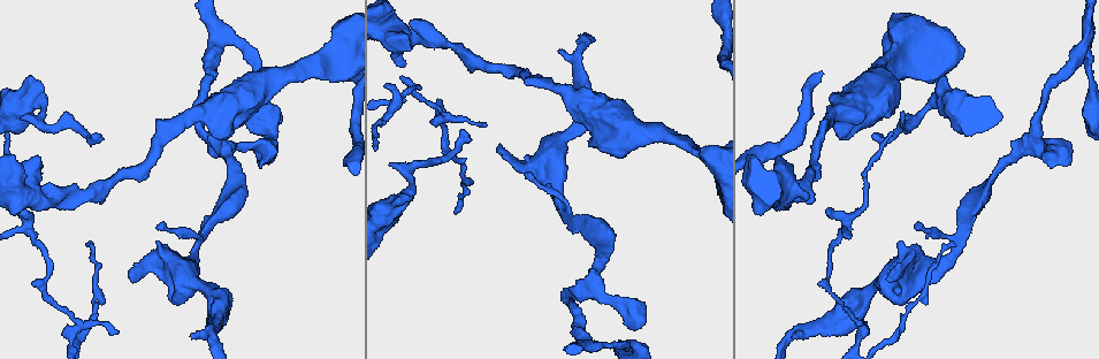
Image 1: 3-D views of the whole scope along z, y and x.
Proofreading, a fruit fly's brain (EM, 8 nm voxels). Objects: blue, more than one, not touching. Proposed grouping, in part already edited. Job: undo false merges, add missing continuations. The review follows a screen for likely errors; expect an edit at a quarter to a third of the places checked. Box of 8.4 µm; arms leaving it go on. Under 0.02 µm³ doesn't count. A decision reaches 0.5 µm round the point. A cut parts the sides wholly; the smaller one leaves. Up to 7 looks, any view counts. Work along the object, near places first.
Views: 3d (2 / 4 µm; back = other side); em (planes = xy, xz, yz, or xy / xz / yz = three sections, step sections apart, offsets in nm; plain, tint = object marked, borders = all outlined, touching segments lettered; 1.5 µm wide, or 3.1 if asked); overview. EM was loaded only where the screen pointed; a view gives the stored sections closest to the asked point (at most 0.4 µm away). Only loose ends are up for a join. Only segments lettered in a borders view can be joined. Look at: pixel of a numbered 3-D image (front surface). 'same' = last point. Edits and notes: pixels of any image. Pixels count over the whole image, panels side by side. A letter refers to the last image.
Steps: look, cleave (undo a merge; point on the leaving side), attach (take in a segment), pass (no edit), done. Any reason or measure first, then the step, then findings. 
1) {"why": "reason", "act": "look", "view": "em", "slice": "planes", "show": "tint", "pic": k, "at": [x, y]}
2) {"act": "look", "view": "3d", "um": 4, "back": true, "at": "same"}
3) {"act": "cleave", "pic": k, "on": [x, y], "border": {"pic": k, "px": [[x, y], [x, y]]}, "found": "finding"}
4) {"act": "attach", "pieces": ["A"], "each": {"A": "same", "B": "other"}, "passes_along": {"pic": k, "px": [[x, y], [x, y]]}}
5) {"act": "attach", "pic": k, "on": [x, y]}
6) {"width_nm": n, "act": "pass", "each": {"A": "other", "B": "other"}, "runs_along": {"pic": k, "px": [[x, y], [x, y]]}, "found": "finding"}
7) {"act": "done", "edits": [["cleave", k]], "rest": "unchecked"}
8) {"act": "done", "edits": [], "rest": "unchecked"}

{"why": "abrupt turn", "act": "look", "view": "em", "slice": "xz", "step": 4, "show": "borders", "pic": 1, "at": [828, 291]}

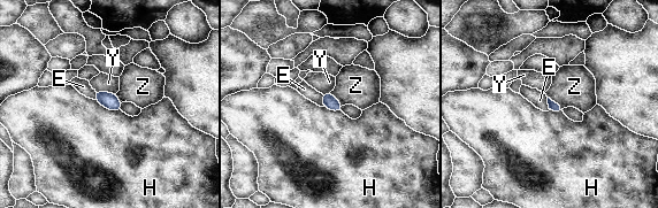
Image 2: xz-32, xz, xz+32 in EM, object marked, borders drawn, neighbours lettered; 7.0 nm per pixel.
{"width_nm": 70, "act": "pass", "each": {"E": "other", "H": "other", "Y": "other", "Z": "other"}, "border": {"pic": 2, "px": [[548, 97], [563, 108]]}, "found": "continuous, no second neuron"}

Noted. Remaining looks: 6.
{"act": "look", "view": "3d", "um": 4, "pic": 1, "at": [461, 130]}

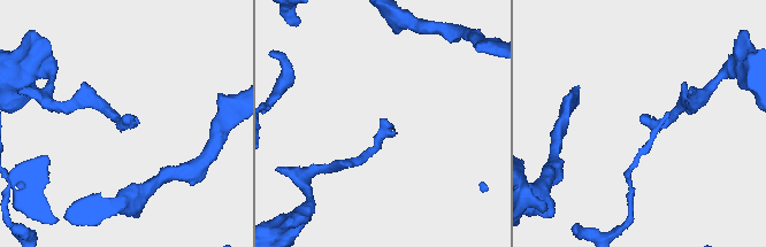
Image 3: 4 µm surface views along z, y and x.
{"act": "look", "view": "em", "slice": "xy", "step": 4, "show": "tint", "pic": 3, "at": [126, 117]}

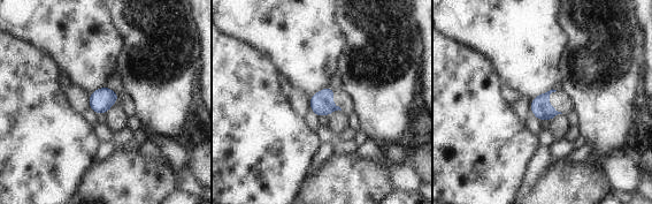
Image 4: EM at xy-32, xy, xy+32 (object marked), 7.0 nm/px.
{"why": "cut it another way", "act": "look", "view": "em", "slice": "planes", "show": "borders", "at": "same"}

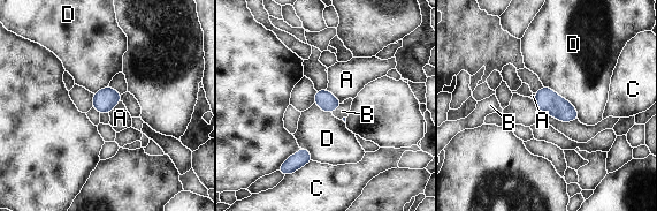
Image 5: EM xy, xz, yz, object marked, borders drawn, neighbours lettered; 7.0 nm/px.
{"width_nm": 140, "act": "attach", "pieces": ["B"], "each": {"A": "other", "B": "same", "C": "other", "D": "other"}, "passes_along": {"pic": 5, "px": [[326, 100], [336, 106], [342, 111]]}, "found": "the neuron continues"}

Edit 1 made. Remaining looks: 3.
{"why": "redraw", "act": "look", "view": "overview"}

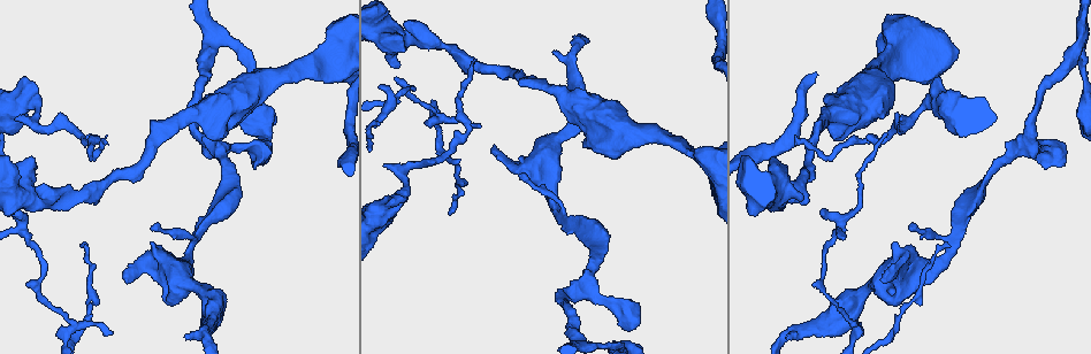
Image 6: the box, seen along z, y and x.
{"why": "long arm stops here", "act": "look", "view": "em", "slice": "xz", "step": 8, "show": "tint", "pic": 6, "at": [107, 143]}

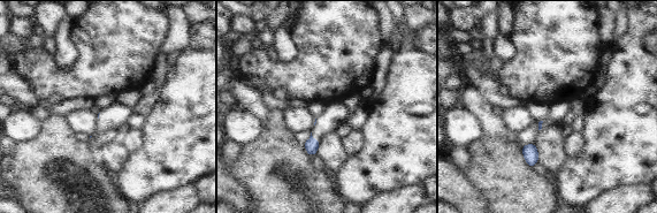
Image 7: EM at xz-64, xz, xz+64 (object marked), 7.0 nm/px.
{"act": "look", "view": "em", "slice": "planes", "show": "borders", "at": "same"}

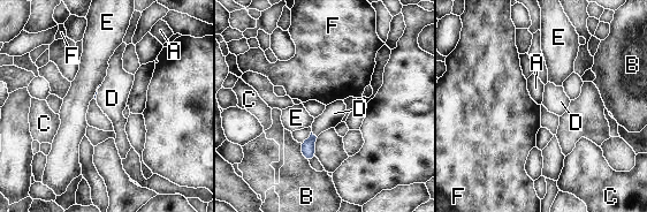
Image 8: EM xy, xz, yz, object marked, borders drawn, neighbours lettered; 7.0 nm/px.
{"longest_contact_nm": ["B", 160], "act": "attach", "pieces": ["D"], "each": {"A": "other", "B": "other", "C": "other", "D": "same", "E": "other", "F": "other"}, "passes_along": {"pic": 8, "px": [[307, 148], [314, 135], [334, 113]]}, "found": "it goes on there"}

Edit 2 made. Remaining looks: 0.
{"act": "done", "edits": [["attach", 5], ["attach", 8]], "rest": "unchecked"}

